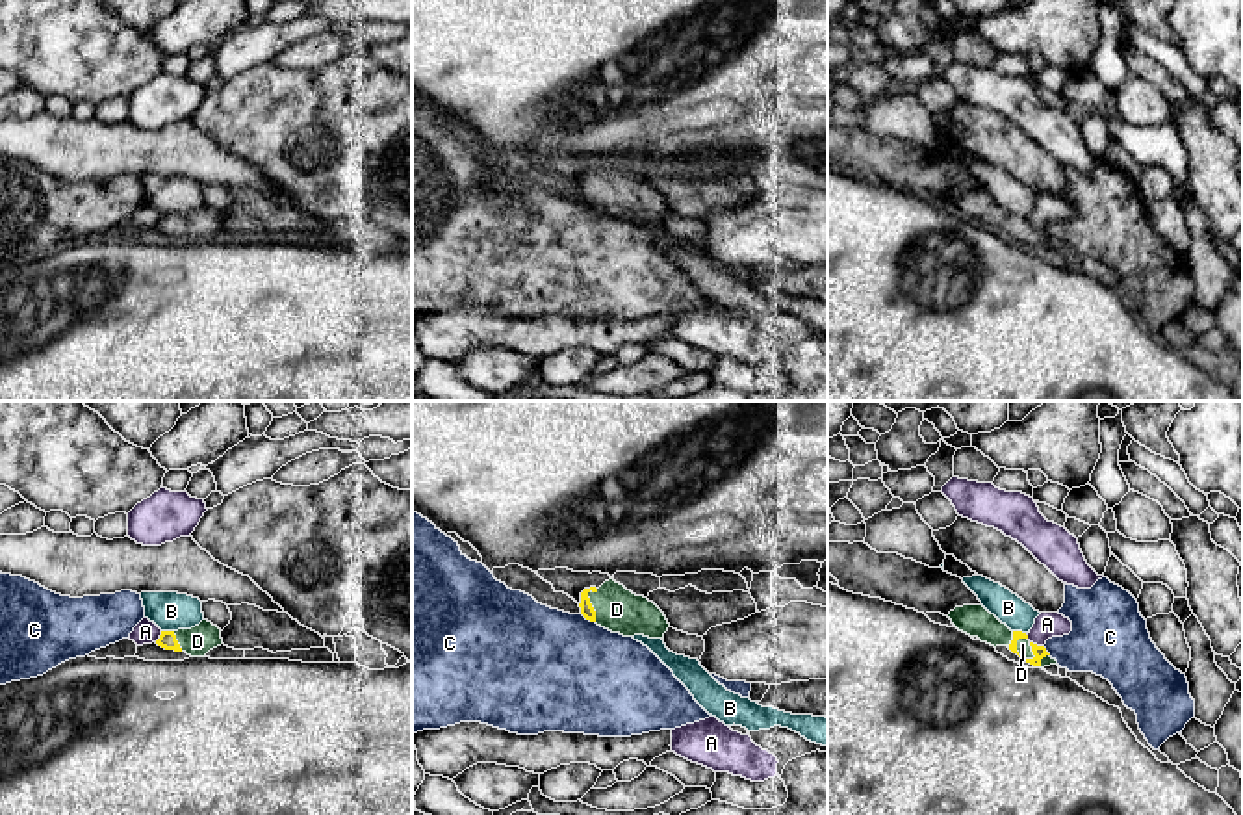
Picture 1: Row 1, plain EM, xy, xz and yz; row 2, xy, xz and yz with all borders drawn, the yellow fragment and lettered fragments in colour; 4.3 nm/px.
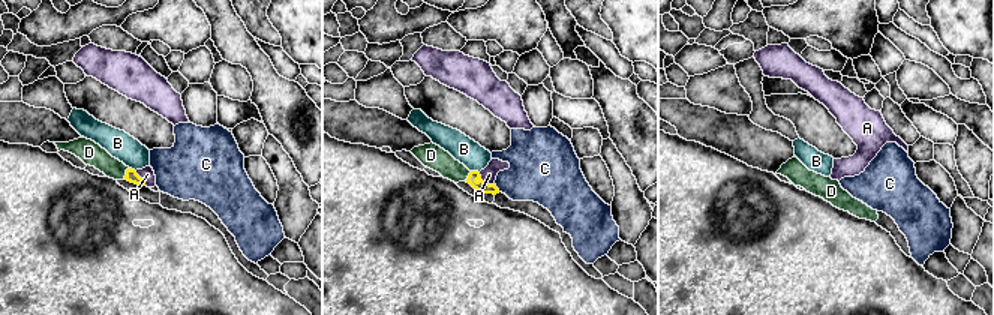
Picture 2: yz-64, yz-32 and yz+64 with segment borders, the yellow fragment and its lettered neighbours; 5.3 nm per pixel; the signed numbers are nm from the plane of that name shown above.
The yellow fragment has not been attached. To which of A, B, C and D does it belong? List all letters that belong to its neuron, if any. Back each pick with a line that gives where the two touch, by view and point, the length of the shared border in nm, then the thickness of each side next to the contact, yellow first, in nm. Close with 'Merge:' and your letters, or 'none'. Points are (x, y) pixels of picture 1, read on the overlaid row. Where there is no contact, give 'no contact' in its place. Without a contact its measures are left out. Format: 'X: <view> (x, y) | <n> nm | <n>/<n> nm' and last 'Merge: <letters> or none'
D: yz (1015, 650) | 160 nm | 60/60 nm
Merge: D

